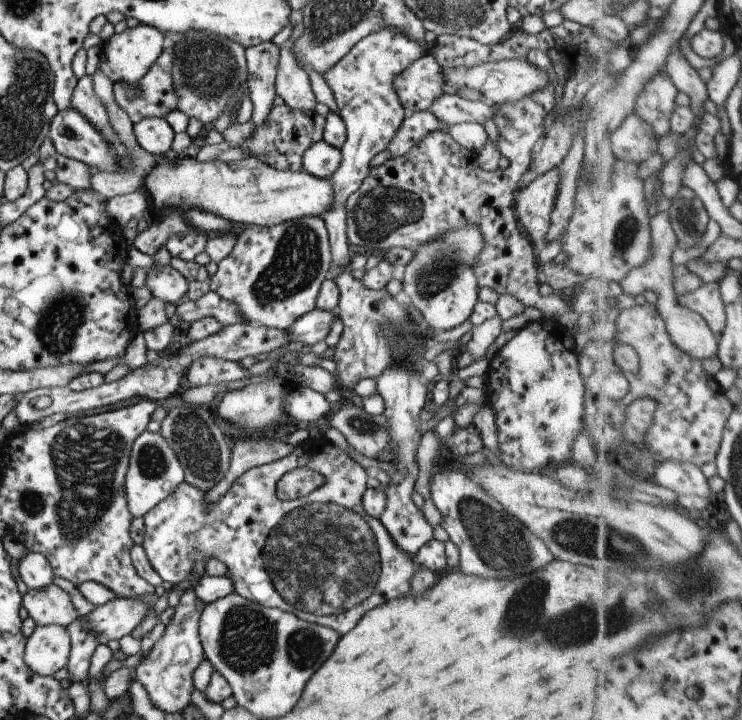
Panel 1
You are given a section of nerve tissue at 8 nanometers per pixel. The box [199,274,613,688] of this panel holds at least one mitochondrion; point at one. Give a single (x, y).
(323, 558)

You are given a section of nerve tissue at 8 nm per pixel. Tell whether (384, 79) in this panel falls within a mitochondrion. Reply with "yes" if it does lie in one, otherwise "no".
no

